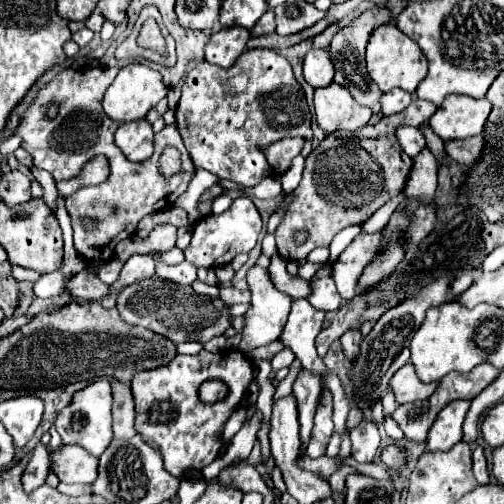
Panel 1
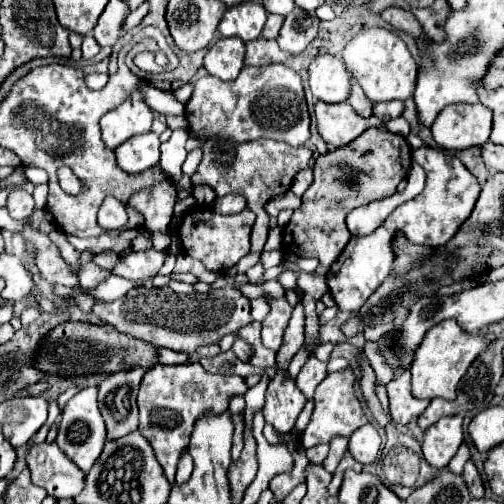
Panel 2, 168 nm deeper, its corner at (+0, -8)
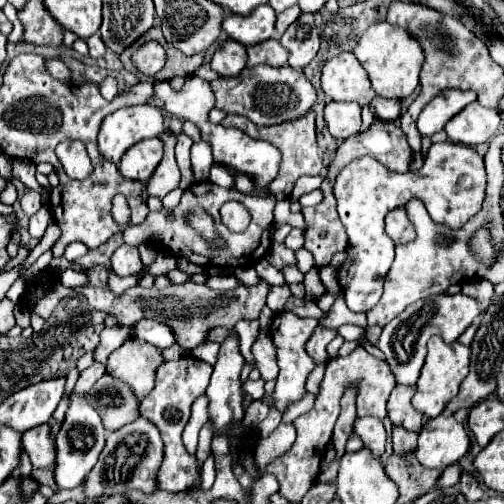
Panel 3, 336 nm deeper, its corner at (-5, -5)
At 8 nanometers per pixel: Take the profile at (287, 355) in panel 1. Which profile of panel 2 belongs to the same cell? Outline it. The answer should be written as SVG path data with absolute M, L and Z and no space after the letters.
M295 288L299 303L293 309L291 319L285 330L283 344L276 354L276 365L281 370L286 370L291 358L299 351L304 343L305 314L302 305L303 292Z

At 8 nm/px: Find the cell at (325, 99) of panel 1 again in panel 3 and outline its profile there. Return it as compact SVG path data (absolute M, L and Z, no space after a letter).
M326 103L324 107L324 119L330 129L330 133L338 139L344 141L362 129L362 119L360 119L360 105L358 103Z

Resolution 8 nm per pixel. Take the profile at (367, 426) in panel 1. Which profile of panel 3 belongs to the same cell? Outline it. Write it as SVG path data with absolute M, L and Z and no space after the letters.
M358 417L354 421L354 433L362 439L364 447L372 451L372 457L380 459L386 445L386 429L376 417Z

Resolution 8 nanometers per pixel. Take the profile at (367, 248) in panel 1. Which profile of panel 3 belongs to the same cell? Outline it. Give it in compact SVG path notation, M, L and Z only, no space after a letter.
M452 141L431 145L422 169L416 173L392 173L374 157L362 157L348 163L334 183L340 221L348 233L346 261L338 267L338 283L346 305L352 311L366 313L380 301L384 277L394 261L392 239L384 233L388 209L398 209L416 197L424 203L432 221L448 225L450 229L462 229L484 203L484 185L484 159L468 145Z

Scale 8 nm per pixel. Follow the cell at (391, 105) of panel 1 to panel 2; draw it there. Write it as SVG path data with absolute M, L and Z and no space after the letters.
M391 100L391 102L377 102L373 106L373 116L381 118L383 122L399 118L403 112L403 102L401 100Z

